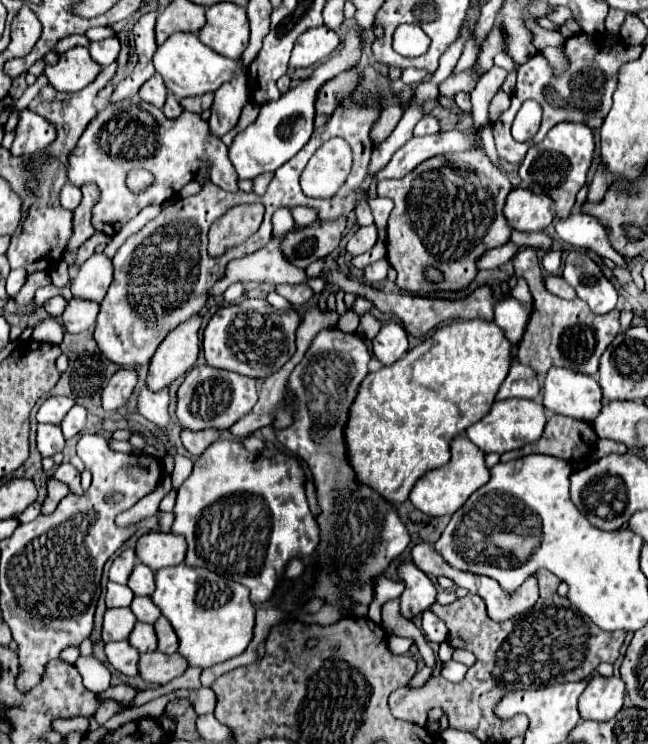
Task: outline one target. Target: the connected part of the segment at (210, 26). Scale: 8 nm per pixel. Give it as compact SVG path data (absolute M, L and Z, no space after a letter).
M214 4L206 10L206 18L206 26L198 32L198 38L214 52L240 60L250 34L246 8L238 4Z

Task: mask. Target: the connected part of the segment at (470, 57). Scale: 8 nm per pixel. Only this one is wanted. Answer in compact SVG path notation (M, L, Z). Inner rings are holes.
M470 38L452 74L458 74L458 72L464 72L464 70L468 70L468 68L472 68L472 64L474 64L474 60L476 60L476 54L478 54L478 52L476 52L476 46L474 46L474 42L472 42L472 38Z

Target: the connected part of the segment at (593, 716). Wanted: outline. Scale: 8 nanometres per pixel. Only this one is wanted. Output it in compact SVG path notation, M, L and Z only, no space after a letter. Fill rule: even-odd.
M596 674L596 676L588 682L586 690L580 694L580 700L578 700L580 716L582 716L584 720L612 720L612 718L620 712L620 708L622 708L622 704L624 704L624 696L626 696L626 690L624 690L622 678L616 678L616 676L606 678L606 676Z

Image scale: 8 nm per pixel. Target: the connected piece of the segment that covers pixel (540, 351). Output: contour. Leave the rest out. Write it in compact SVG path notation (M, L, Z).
M524 248L522 252L518 252L514 256L512 262L514 262L516 278L524 278L528 282L532 298L534 298L534 310L530 314L524 338L516 350L518 362L534 368L538 378L544 378L544 374L552 366L562 366L562 368L570 368L574 372L596 376L598 360L600 360L602 352L608 348L608 344L618 334L620 312L612 310L604 316L598 316L580 298L564 300L564 298L550 294L542 284L544 276L540 272L542 268L540 268L540 260L538 260L534 248Z

